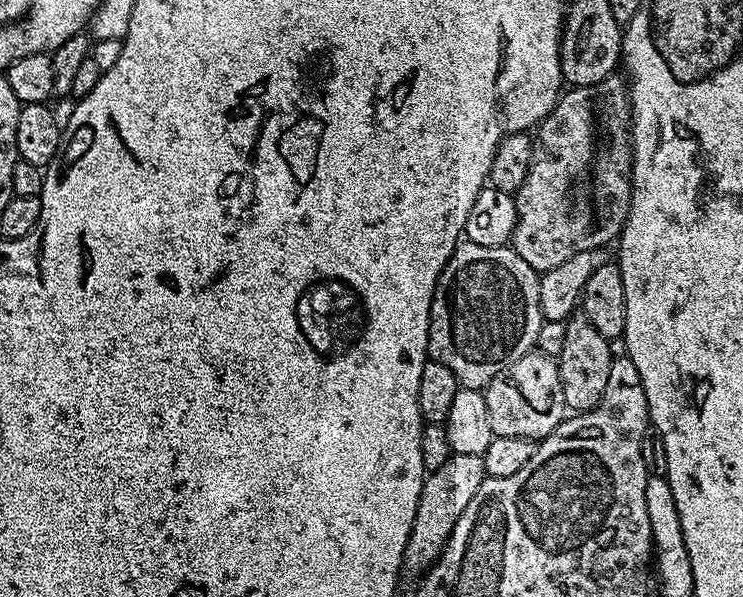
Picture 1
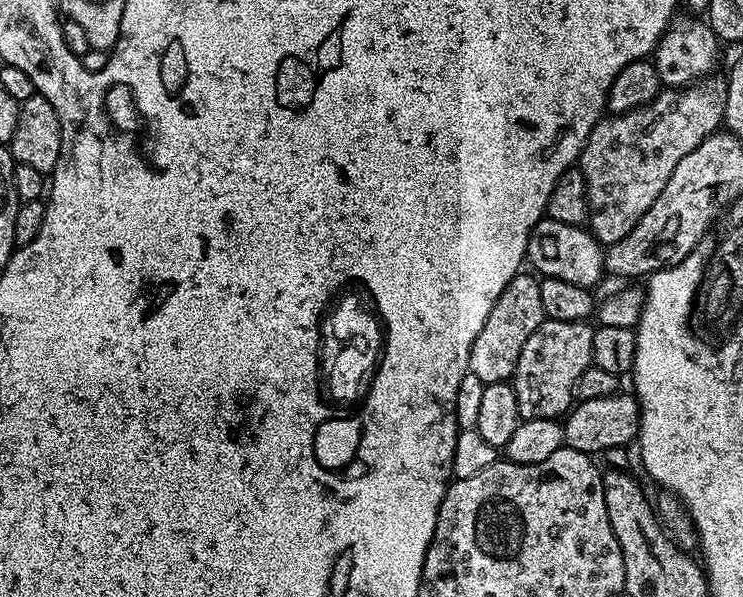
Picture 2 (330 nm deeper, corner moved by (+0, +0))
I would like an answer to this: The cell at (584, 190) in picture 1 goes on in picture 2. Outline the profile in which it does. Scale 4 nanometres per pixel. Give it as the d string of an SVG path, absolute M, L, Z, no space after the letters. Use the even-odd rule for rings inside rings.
M712 74L707 78L701 79L699 82L693 82L687 86L665 87L649 102L649 104L643 104L640 108L635 108L629 112L605 115L597 124L595 124L595 126L593 126L592 132L586 138L583 150L580 151L578 167L586 182L586 194L588 195L589 208L588 226L592 235L601 243L601 245L607 246L614 242L621 241L622 238L624 238L641 220L642 214L654 204L658 198L658 194L662 194L662 190L666 190L666 182L670 182L670 174L674 174L678 162L682 162L682 158L686 158L686 154L690 154L690 150L694 150L694 146L698 146L706 139L706 137L715 134L721 125L724 124L724 107L726 106L727 97L727 83L725 83L721 77L719 80L719 78L716 77L716 74Z

